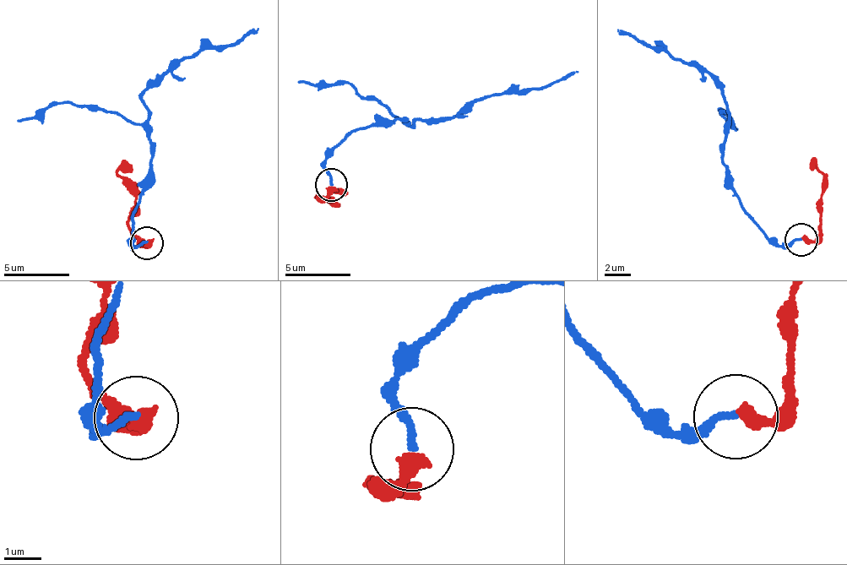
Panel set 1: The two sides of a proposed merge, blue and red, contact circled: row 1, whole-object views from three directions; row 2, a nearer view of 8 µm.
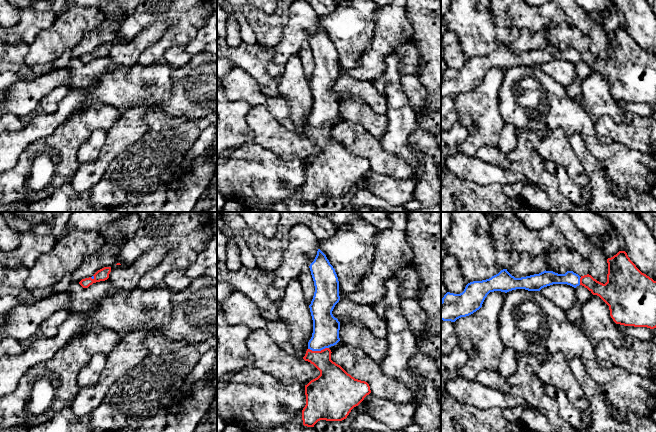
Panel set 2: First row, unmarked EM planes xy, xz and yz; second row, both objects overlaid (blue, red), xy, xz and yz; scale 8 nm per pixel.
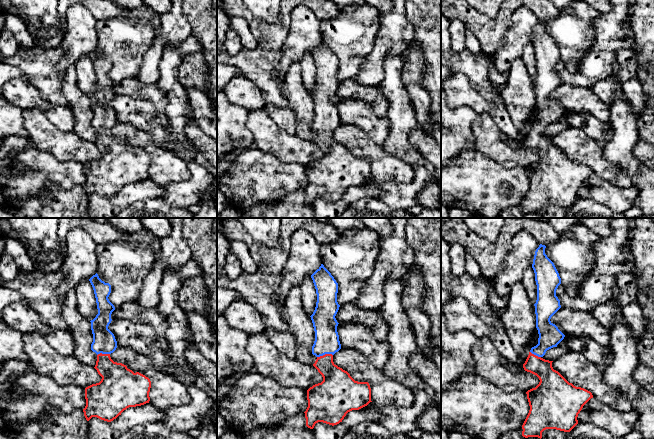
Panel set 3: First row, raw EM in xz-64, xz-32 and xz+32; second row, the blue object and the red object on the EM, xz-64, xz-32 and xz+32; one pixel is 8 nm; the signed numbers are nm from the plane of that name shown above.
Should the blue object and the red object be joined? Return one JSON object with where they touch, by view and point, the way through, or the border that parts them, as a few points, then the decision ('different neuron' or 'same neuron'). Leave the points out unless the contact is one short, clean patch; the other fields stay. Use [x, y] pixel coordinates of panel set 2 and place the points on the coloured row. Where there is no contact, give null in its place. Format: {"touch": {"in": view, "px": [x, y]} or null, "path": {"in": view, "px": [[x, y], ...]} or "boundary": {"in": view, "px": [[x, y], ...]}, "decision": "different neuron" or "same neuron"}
{"touch": {"in": "xz", "px": [318, 350]}, "path": {"in": "xz", "px": [[326, 327], [318, 350], [321, 360], [333, 377]]}, "decision": "same neuron"}

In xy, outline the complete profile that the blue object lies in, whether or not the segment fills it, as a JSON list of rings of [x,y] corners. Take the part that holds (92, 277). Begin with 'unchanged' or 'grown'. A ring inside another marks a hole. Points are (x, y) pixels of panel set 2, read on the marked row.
grown; [[[104,267],[98,270],[92,277],[82,279],[79,284],[83,288],[88,288],[90,285],[96,282],[105,281],[109,278],[111,267]]]

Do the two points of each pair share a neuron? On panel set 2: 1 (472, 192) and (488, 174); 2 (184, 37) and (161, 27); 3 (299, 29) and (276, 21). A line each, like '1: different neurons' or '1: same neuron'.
1: different neurons
2: different neurons
3: different neurons

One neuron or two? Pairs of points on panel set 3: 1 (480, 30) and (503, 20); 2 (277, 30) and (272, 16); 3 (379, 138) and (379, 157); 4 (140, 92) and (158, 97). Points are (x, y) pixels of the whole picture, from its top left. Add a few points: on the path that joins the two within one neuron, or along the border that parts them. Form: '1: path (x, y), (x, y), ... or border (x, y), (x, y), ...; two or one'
1: path (486, 30), (492, 30), (497, 26); one
2: border (280, 10), (276, 22), (266, 22), (252, 14); two
3: border (362, 129), (381, 146); two
4: path (144, 92), (151, 92), (154, 95); one

